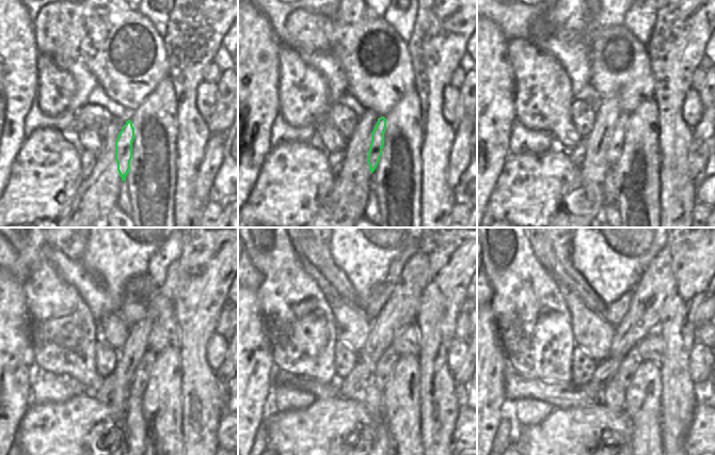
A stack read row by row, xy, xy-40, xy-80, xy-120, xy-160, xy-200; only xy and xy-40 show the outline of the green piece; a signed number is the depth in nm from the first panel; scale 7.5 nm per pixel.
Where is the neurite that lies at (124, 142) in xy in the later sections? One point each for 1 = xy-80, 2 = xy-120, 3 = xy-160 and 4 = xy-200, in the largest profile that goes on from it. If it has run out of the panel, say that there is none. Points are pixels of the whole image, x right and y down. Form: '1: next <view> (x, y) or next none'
1: next xy-80 (616, 146)
2: next xy-120 (142, 372)
3: next xy-160 (387, 361)
4: next xy-200 (631, 361)

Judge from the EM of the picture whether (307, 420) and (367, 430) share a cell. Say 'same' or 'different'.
same

